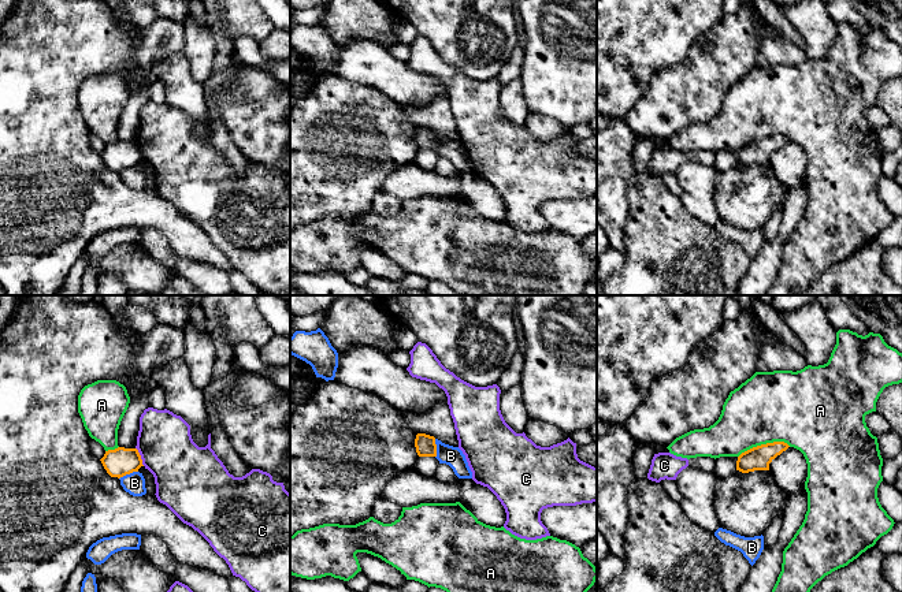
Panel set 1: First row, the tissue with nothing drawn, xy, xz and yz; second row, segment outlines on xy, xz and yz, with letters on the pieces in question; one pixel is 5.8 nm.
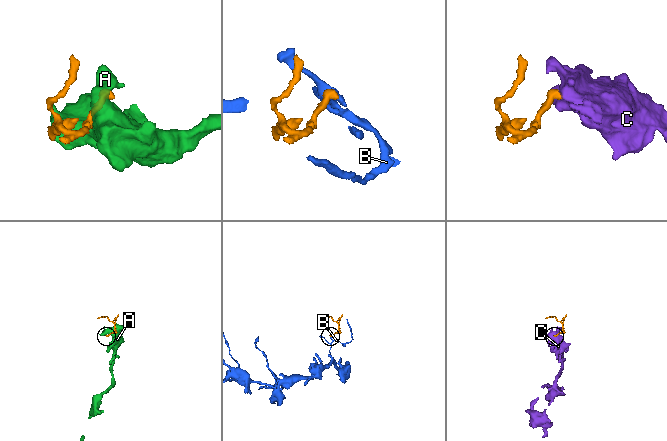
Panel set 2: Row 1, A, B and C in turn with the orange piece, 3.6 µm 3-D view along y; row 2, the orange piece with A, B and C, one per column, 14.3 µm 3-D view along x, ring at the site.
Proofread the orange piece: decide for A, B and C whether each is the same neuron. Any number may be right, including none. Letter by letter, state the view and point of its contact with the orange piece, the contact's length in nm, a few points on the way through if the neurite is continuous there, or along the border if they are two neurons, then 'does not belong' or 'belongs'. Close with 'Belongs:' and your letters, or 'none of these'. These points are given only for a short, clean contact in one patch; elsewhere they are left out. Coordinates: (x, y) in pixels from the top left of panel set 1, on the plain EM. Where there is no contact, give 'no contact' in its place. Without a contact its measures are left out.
A: meets orange in yz at (764, 138); contact 320 nm long; does not belong
B: meets orange in xy at (127, 167); contact 120 nm long; border along xy (137, 164), (119, 172); does not belong
C: meets orange in xy at (140, 151); contact 120 nm long; border along xy (136, 141), (144, 159); does not belong
Belongs: none of these

